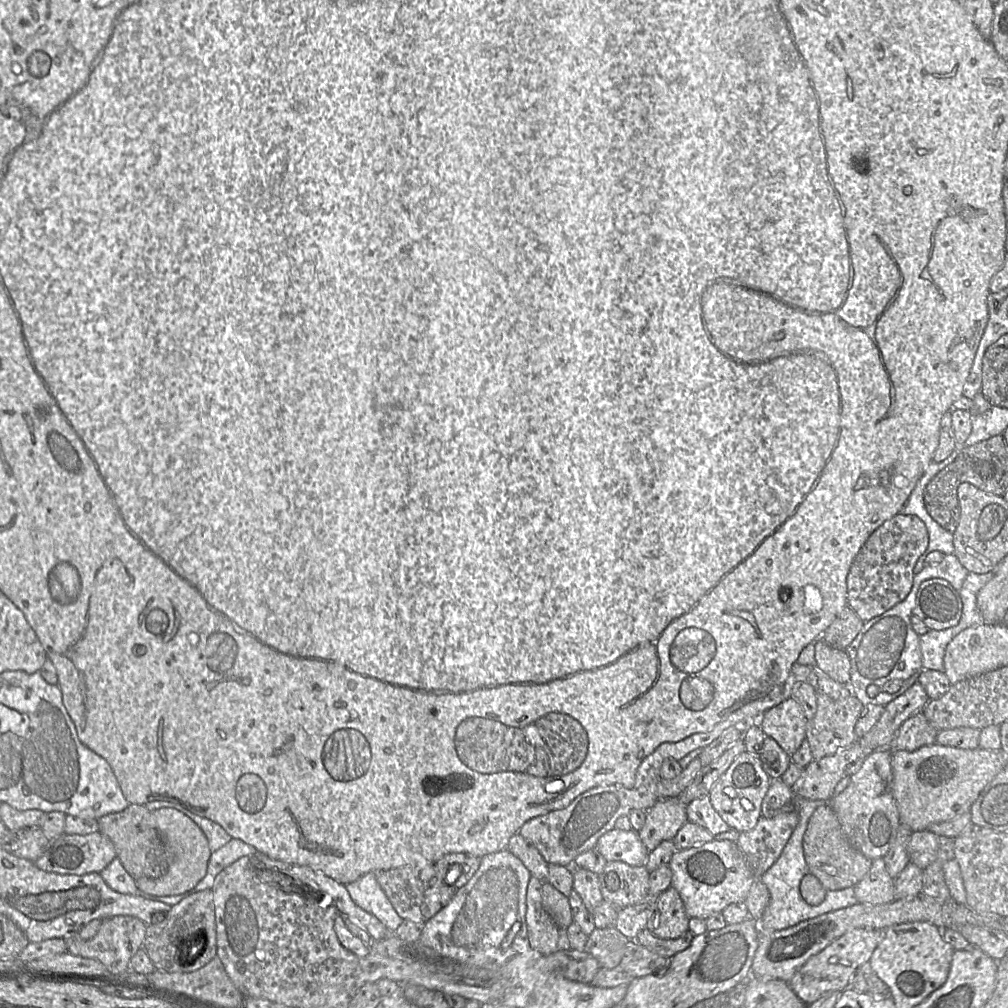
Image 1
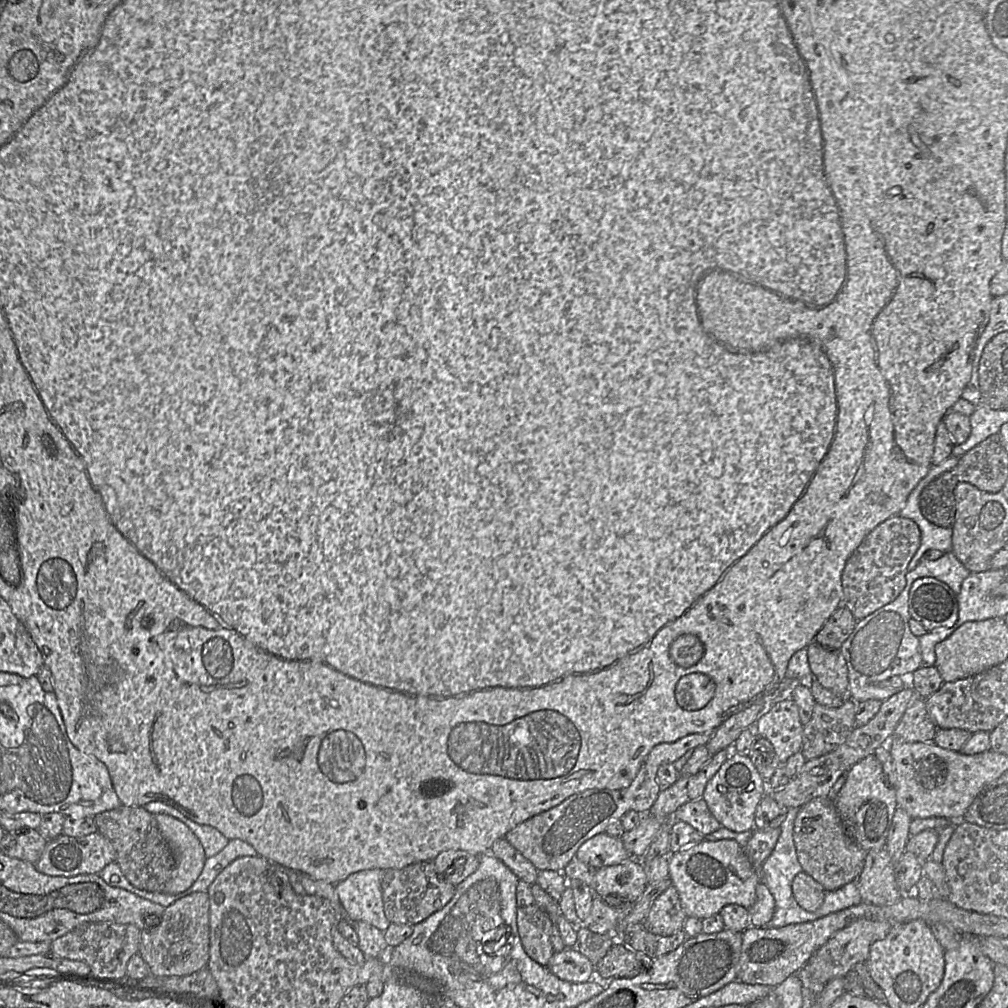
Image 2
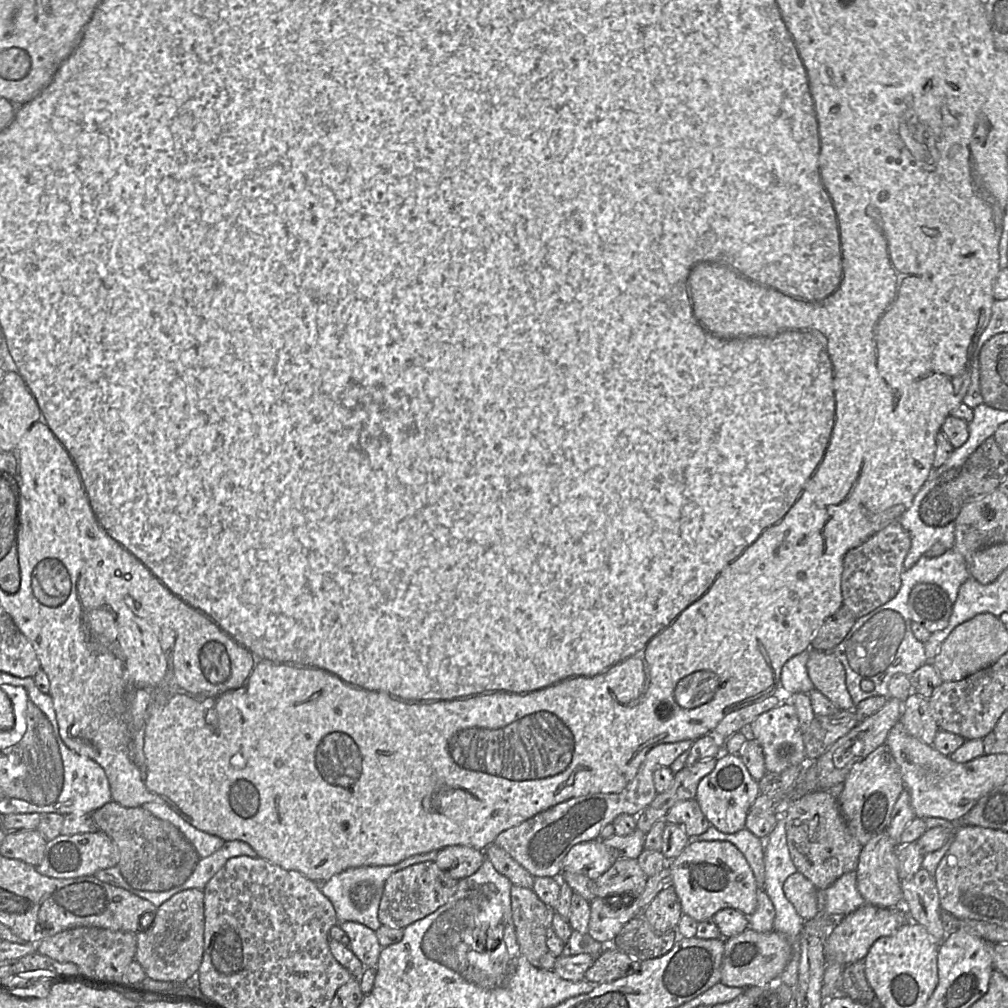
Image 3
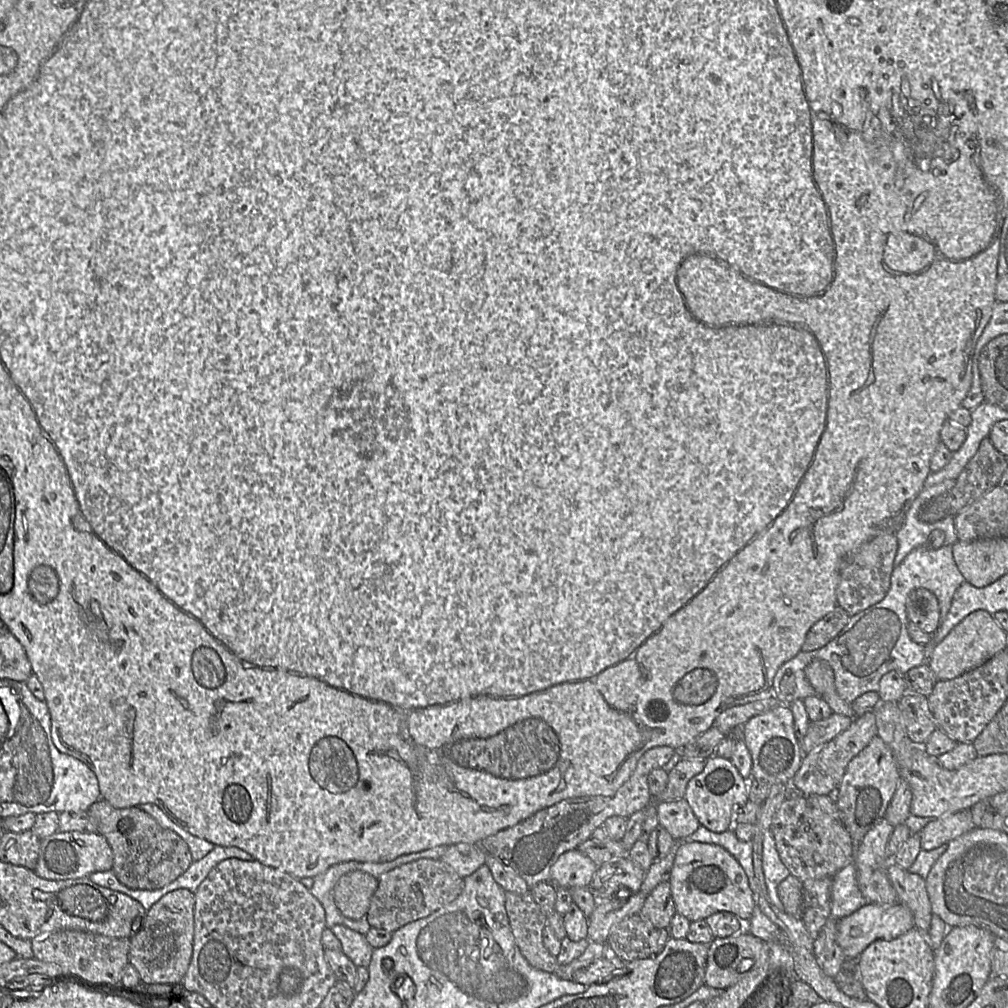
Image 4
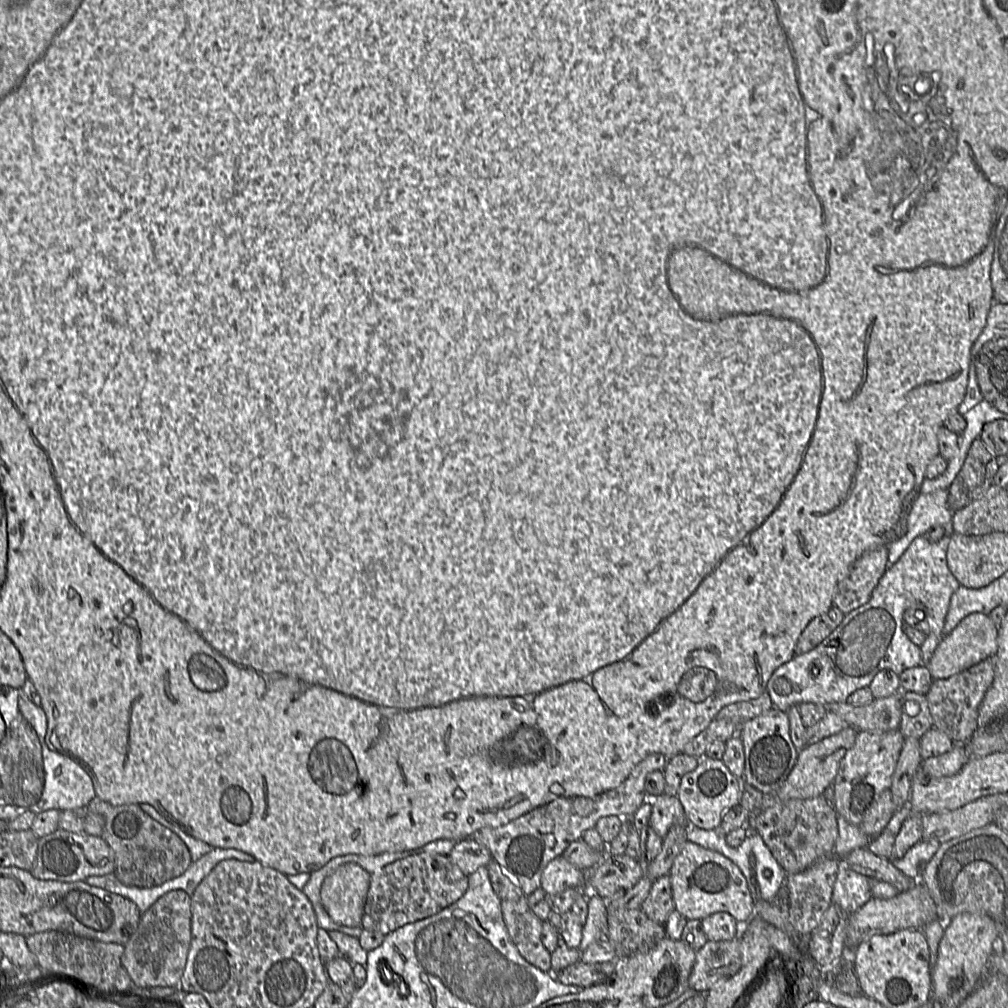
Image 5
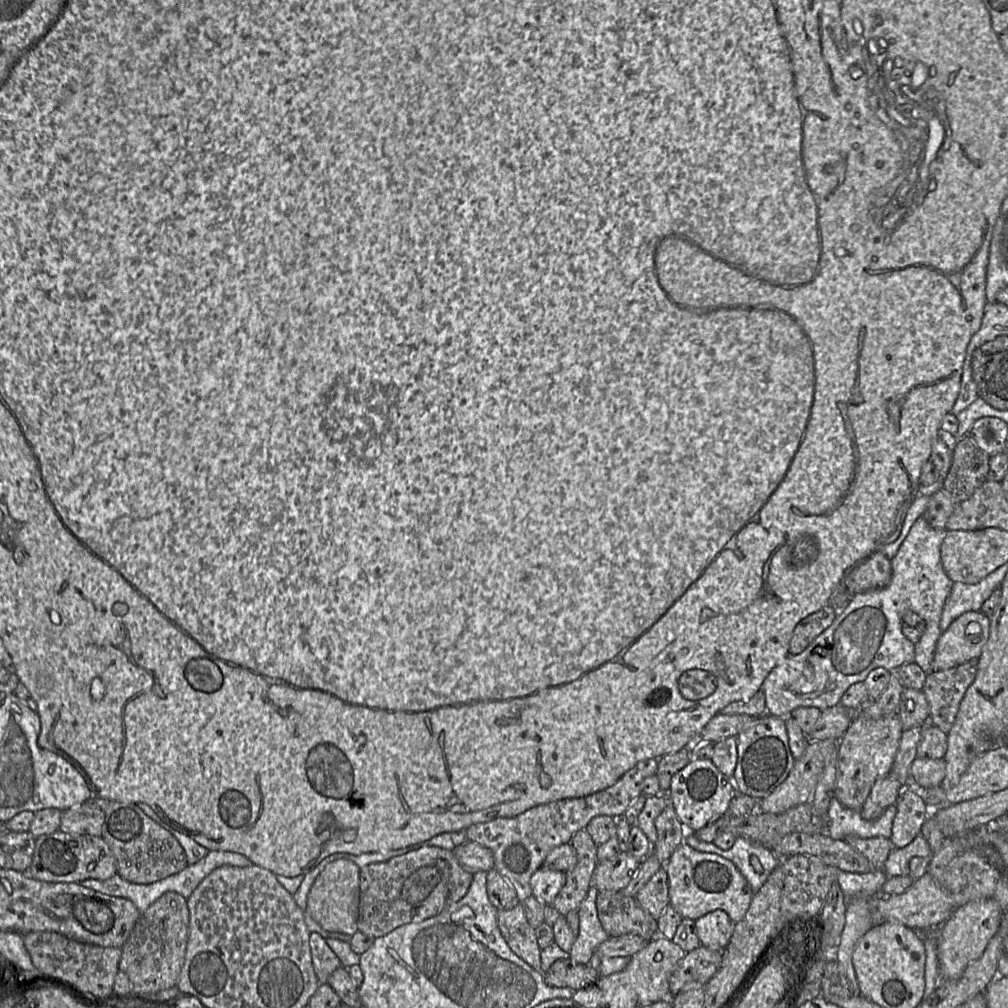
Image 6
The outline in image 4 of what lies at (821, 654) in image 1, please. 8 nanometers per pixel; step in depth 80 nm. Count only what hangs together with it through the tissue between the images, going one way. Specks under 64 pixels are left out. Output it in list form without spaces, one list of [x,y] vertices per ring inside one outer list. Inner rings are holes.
[[[814,660],[805,670],[806,677],[812,687],[829,705],[833,713],[841,714],[850,718],[856,718],[851,703],[843,700],[837,693],[835,677],[831,666],[824,660]]]

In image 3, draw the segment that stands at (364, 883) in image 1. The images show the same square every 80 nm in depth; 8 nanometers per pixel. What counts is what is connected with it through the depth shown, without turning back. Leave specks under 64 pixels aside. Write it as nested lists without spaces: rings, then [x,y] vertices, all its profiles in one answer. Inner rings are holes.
[[[431,851],[424,854],[418,854],[411,857],[408,857],[397,864],[388,865],[388,866],[359,866],[354,868],[348,868],[340,873],[333,875],[330,879],[325,882],[320,883],[321,892],[330,900],[332,903],[336,917],[339,922],[352,921],[361,923],[368,928],[376,931],[381,927],[381,923],[378,920],[378,908],[381,901],[384,884],[387,878],[394,872],[401,870],[405,867],[408,867],[413,864],[417,864],[423,861],[434,861],[437,857],[438,851]],[[360,882],[372,882],[375,886],[375,896],[371,903],[365,909],[357,909],[350,898],[350,891],[352,887]]]

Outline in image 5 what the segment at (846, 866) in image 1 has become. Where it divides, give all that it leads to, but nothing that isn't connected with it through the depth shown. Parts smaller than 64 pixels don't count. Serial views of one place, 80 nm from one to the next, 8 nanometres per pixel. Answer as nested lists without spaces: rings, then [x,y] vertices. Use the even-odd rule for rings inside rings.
[[[775,794],[764,795],[763,805],[757,813],[753,829],[787,874],[802,872],[817,861],[834,856],[838,814],[823,796],[780,801]]]

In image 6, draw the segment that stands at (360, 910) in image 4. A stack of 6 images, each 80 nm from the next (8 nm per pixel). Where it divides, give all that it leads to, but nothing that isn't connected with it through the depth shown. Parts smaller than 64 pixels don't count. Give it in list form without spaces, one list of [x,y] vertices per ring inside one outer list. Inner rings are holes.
[[[346,859],[330,862],[312,884],[304,912],[326,931],[354,935],[358,931],[359,879],[360,867],[354,862]]]

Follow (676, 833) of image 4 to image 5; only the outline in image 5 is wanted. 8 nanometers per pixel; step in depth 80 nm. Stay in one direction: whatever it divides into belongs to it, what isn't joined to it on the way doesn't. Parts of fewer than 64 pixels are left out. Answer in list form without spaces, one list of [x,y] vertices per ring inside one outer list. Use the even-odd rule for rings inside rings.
[[[661,794],[651,800],[649,827],[664,838],[673,825],[687,826],[684,808],[677,796]]]

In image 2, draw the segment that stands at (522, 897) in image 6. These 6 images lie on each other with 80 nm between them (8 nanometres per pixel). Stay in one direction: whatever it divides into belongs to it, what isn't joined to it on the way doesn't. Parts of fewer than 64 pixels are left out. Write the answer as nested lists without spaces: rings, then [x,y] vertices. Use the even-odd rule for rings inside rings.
[[[711,733],[691,734],[673,743],[658,744],[649,752],[628,787],[618,790],[589,790],[572,795],[559,805],[517,825],[504,838],[539,871],[563,872],[579,847],[588,839],[605,832],[609,823],[621,819],[629,811],[648,813],[662,790],[656,778],[659,766],[673,764],[688,750],[706,745],[710,737]]]

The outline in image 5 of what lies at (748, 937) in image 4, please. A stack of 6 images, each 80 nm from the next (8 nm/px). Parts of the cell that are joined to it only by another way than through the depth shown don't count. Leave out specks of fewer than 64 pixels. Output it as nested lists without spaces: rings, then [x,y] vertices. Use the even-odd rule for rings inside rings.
[[[740,940],[707,941],[696,951],[689,988],[705,993],[720,979],[728,979],[742,966]]]

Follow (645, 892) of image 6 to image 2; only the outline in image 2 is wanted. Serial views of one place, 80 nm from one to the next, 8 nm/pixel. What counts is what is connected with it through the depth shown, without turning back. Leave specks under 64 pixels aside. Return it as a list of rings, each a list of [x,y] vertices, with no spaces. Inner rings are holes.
[[[671,885],[654,901],[644,924],[654,934],[671,936],[683,929],[686,918],[679,893]]]

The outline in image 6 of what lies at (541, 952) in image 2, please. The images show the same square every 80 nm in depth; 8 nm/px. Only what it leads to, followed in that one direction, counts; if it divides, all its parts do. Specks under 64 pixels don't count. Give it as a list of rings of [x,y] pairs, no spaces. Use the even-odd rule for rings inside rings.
[[[522,903],[513,909],[500,910],[497,925],[511,950],[537,971],[541,971],[541,949],[537,943],[535,928],[525,916]]]

